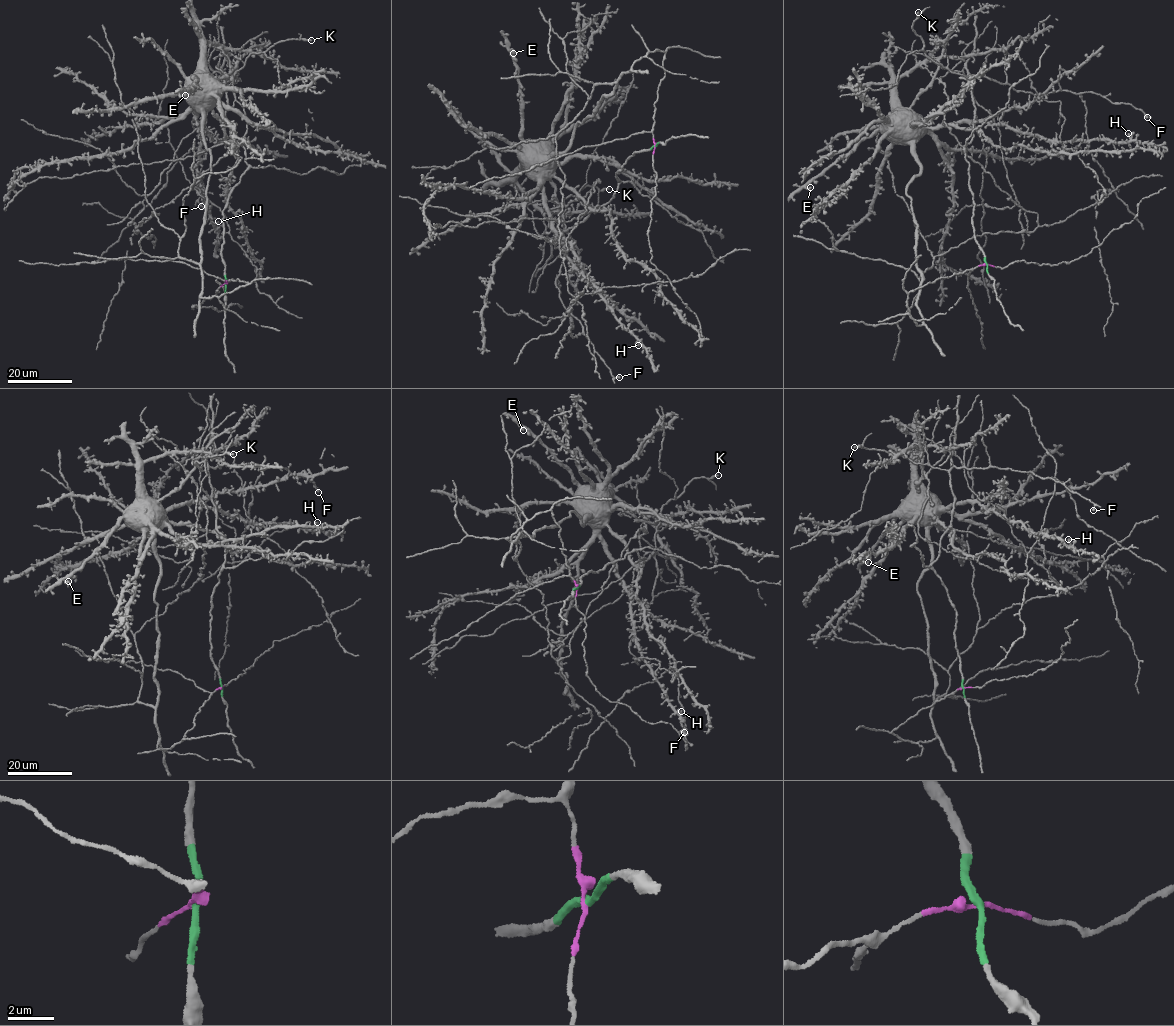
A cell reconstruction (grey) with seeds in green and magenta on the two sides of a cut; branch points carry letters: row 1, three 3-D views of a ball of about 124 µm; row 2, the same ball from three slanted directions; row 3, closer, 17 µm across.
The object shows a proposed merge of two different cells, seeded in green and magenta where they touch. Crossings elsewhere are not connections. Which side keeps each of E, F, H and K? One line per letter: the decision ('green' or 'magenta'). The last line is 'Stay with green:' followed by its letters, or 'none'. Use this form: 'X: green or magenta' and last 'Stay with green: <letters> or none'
E: magenta
F: green
H: magenta
K: green
Stay with green: F, K

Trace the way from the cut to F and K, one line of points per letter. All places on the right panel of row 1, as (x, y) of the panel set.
F: (987, 264), (976, 239), (964, 147), (975, 109), (967, 78), (1036, 94), (1089, 91), (1146, 118)
K: (987, 264), (976, 239), (964, 147), (972, 139), (975, 109), (968, 80), (926, 56), (912, 27), (918, 12)

